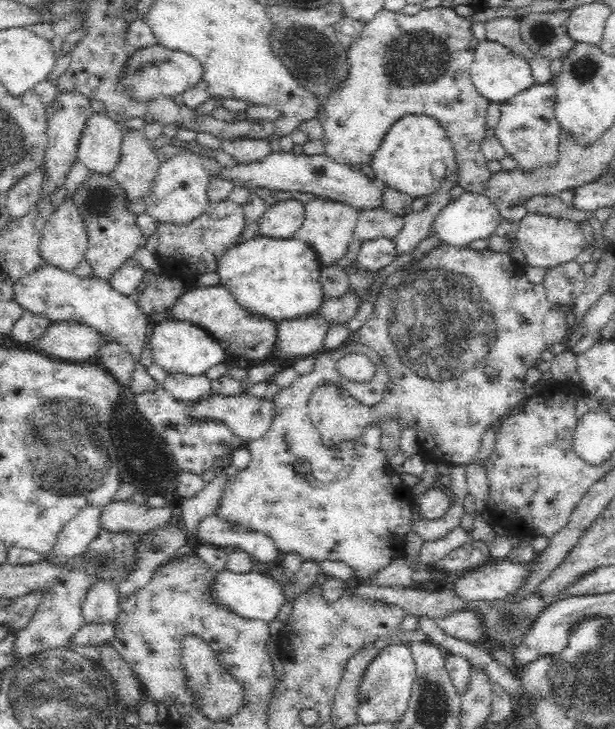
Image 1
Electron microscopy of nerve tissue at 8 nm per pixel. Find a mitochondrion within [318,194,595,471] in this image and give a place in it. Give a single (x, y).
(437, 320)

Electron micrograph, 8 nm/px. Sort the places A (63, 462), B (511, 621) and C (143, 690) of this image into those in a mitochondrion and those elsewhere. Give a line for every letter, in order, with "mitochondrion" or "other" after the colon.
A: mitochondrion
B: mitochondrion
C: other

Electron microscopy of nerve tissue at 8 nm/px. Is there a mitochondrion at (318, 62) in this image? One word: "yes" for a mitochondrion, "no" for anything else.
yes

